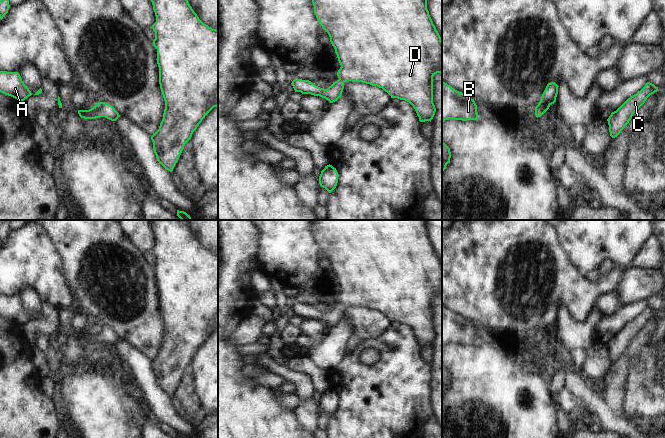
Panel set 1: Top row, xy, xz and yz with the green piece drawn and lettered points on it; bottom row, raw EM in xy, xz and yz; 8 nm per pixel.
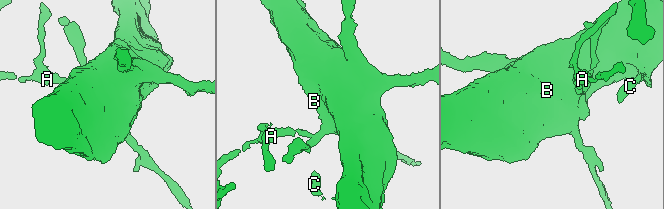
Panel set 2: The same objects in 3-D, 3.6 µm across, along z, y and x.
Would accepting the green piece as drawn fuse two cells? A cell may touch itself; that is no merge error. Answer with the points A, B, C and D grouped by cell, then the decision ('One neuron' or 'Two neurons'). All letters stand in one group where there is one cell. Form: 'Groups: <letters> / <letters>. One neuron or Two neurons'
Groups: A B C D. One neuron

